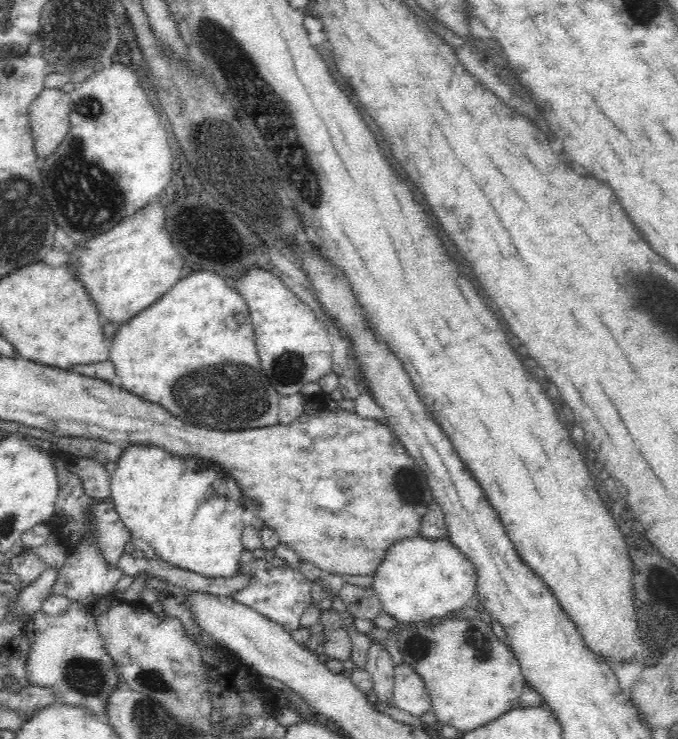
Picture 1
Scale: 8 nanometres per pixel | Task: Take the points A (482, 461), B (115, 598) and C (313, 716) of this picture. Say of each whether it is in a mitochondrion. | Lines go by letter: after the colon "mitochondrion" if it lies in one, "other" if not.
A: other
B: other
C: other

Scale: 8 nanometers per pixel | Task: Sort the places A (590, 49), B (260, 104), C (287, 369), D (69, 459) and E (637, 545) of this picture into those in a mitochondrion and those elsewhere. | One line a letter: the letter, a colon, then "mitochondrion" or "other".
A: other
B: mitochondrion
C: mitochondrion
D: other
E: other

